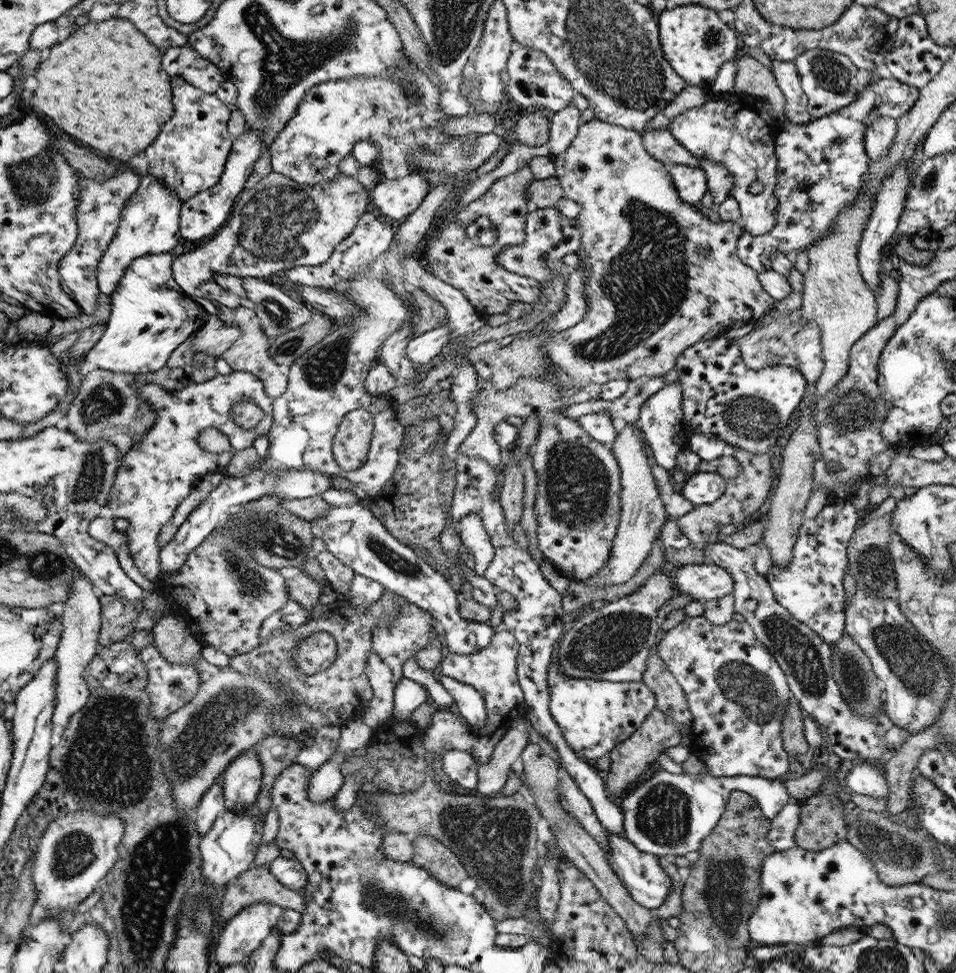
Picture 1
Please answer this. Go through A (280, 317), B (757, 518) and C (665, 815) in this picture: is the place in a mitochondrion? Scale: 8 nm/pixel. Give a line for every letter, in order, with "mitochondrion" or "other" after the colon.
A: mitochondrion
B: other
C: mitochondrion

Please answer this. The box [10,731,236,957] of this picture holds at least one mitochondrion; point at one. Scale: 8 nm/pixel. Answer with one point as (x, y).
(74, 853)

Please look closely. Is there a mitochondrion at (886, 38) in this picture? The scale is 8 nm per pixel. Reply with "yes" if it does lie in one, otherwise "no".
no

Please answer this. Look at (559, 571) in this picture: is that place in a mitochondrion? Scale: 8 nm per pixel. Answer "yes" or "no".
no

